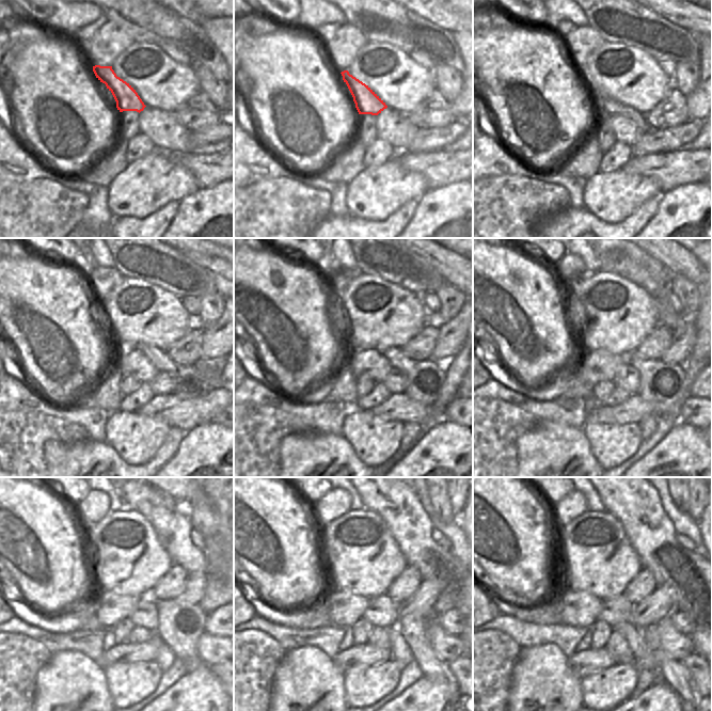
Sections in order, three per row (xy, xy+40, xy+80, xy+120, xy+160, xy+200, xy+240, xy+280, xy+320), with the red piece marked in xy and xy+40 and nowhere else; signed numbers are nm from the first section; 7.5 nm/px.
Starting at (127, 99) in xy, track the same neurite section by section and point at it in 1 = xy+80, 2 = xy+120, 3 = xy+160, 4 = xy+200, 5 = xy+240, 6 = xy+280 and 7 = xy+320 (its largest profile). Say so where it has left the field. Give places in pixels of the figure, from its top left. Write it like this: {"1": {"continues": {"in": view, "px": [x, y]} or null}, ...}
{"1": {"continues": {"in": "xy+80", "px": [605, 105]}}, "2": {"continues": {"in": "xy+120", "px": [191, 384]}}, "3": {"continues": {"in": "xy+160", "px": [425, 379]}}, "4": {"continues": {"in": "xy+200", "px": [661, 383]}}, "5": {"continues": {"in": "xy+240", "px": [179, 627]}}, "6": {"continues": {"in": "xy+280", "px": [415, 628]}}, "7": {"continues": {"in": "xy+320", "px": [674, 673]}}}

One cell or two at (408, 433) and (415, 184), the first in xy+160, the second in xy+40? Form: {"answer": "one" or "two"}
{"answer": "two"}

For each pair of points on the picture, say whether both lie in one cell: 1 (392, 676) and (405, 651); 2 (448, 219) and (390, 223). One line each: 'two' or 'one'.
1: two
2: two

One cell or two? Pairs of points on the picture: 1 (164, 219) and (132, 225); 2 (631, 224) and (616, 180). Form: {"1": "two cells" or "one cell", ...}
{"1": "one cell", "2": "two cells"}

